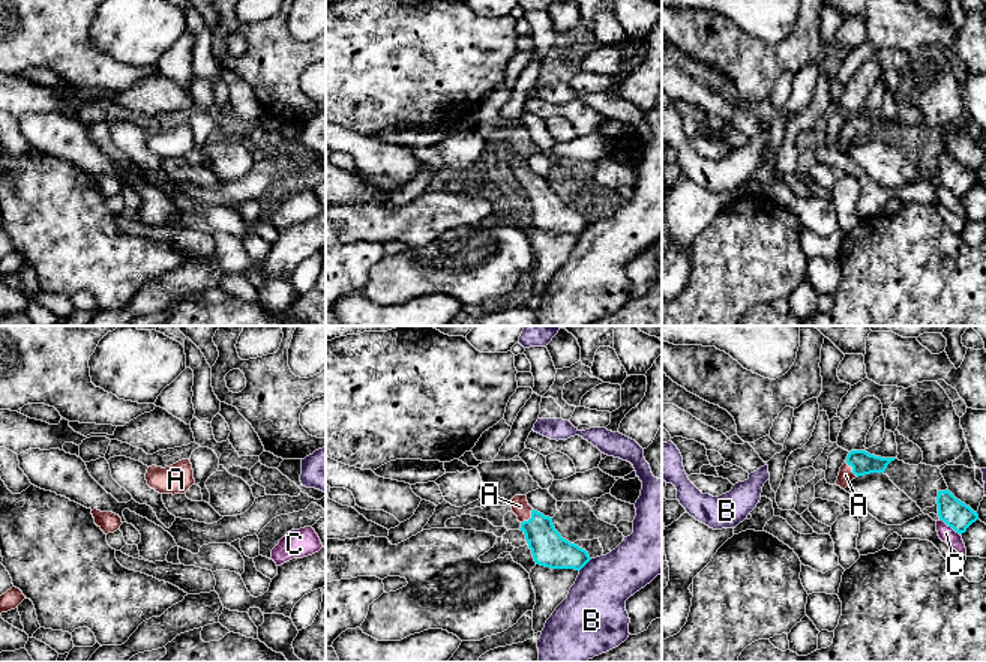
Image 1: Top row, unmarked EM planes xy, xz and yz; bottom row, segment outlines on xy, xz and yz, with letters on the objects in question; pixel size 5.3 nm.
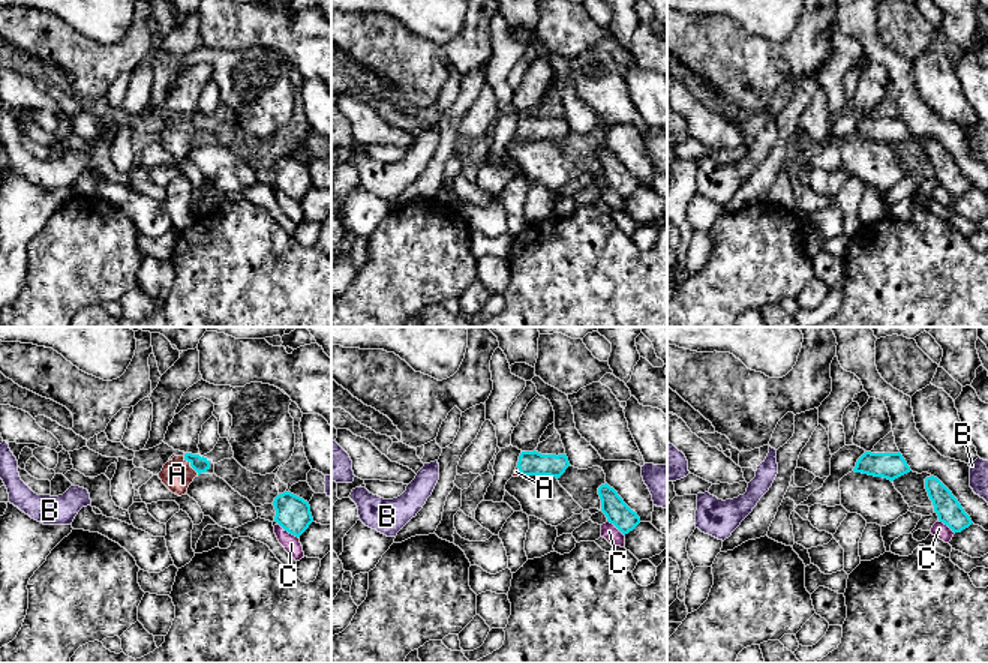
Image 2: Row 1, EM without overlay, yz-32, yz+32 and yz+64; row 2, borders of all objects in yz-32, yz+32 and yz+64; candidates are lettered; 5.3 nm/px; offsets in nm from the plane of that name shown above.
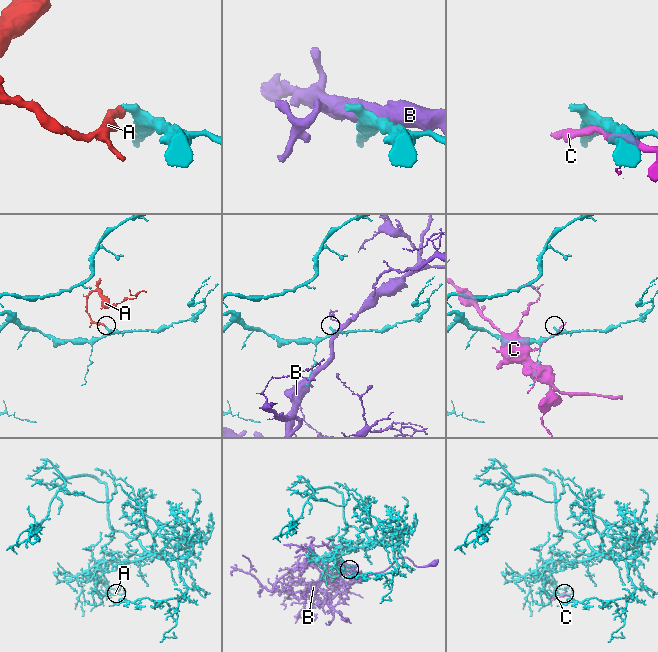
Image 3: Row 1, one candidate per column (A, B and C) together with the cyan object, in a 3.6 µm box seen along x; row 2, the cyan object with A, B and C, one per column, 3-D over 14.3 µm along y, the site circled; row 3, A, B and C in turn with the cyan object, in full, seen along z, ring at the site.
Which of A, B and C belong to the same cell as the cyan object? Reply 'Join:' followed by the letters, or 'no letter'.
Join: A

